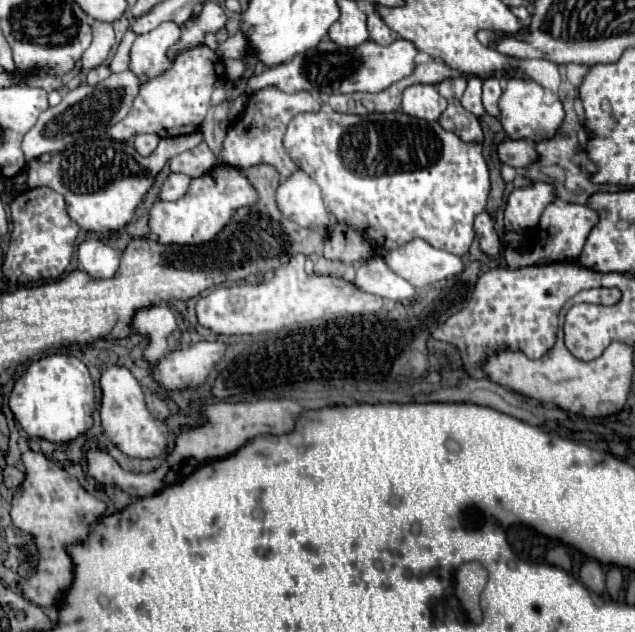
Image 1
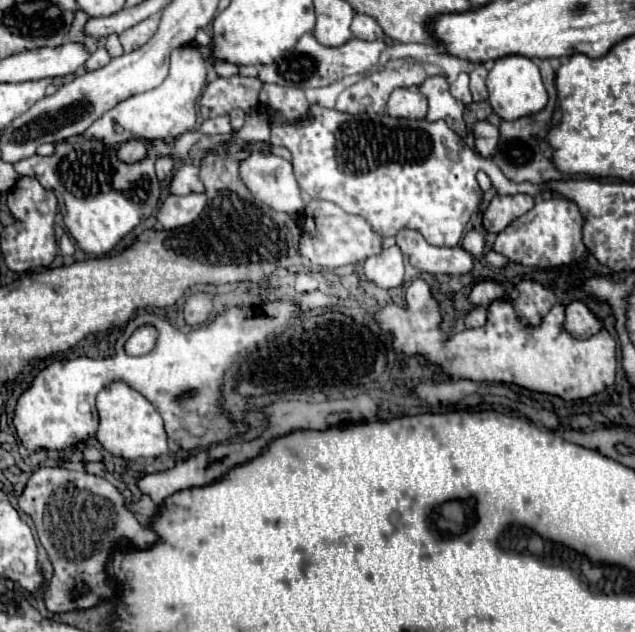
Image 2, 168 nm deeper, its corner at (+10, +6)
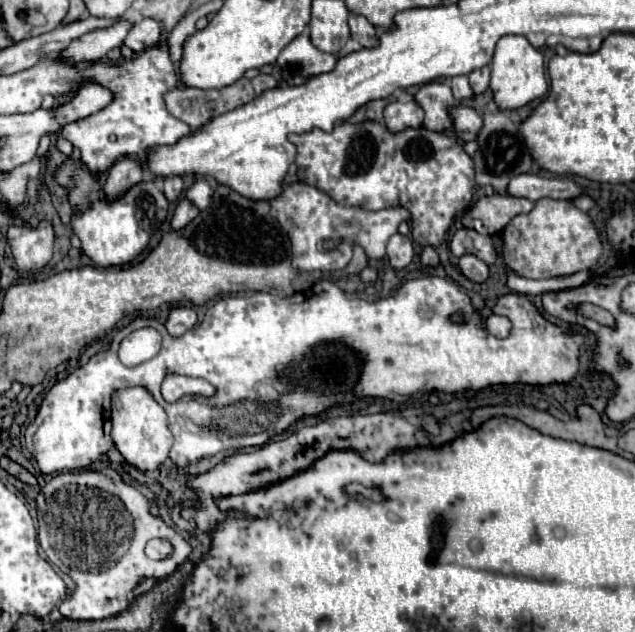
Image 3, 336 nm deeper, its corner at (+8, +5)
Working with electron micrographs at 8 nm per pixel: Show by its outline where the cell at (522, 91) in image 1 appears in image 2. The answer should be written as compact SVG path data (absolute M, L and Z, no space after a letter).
M505 56L495 60L495 66L487 76L487 90L489 90L489 102L495 114L507 122L511 122L513 118L523 118L525 114L541 112L549 100L547 90L541 82L537 64L525 56Z

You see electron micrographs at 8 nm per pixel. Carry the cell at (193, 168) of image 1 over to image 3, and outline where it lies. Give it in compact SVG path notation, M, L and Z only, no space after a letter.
M167 177L165 183L163 183L163 191L165 191L165 197L169 201L177 201L183 193L183 181L181 177Z

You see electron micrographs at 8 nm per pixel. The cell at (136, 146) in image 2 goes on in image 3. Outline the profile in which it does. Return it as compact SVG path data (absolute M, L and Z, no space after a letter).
M133 159L117 161L109 169L109 175L107 175L107 181L103 187L105 199L107 201L121 199L135 183L141 183L141 181L143 181L143 169L141 169L139 161L133 161Z

